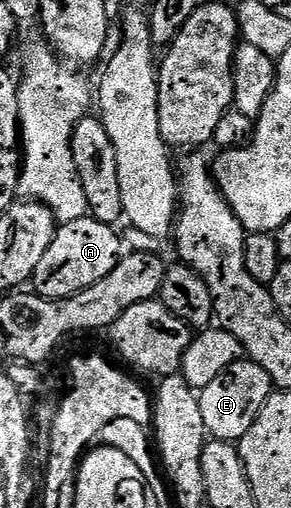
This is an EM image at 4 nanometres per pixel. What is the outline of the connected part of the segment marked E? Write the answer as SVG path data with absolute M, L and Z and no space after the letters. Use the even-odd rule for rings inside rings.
M248 360L231 364L231 368L219 372L219 376L199 392L199 408L203 411L206 435L219 442L240 443L241 438L251 432L251 424L255 424L259 412L263 412L274 392L271 376L267 376L259 364Z

